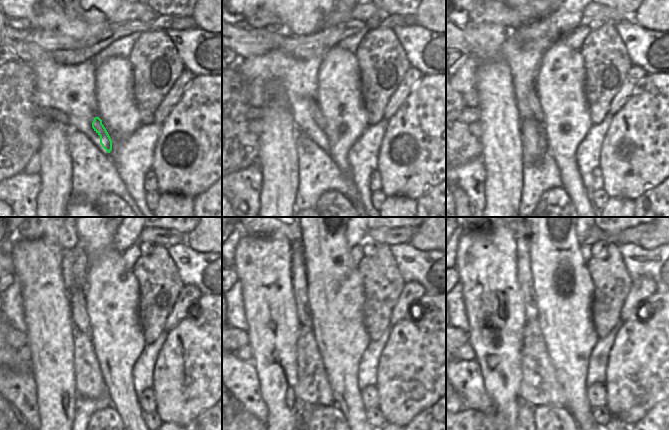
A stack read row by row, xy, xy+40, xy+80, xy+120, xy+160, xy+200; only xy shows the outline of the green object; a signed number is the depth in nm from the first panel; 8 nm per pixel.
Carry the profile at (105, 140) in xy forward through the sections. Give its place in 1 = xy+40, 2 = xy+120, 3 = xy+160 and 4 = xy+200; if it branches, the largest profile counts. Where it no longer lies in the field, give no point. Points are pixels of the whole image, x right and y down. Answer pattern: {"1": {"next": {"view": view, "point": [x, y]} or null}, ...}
{"1": {"next": {"view": "xy+40", "point": [317, 115]}}, "2": {"next": {"view": "xy+120", "point": [80, 318]}}, "3": {"next": {"view": "xy+160", "point": [299, 281]}}, "4": {"next": {"view": "xy+200", "point": [523, 272]}}}

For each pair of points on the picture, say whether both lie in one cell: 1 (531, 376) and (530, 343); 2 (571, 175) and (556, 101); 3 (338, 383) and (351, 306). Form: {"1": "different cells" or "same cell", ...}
{"1": "same cell", "2": "same cell", "3": "same cell"}

